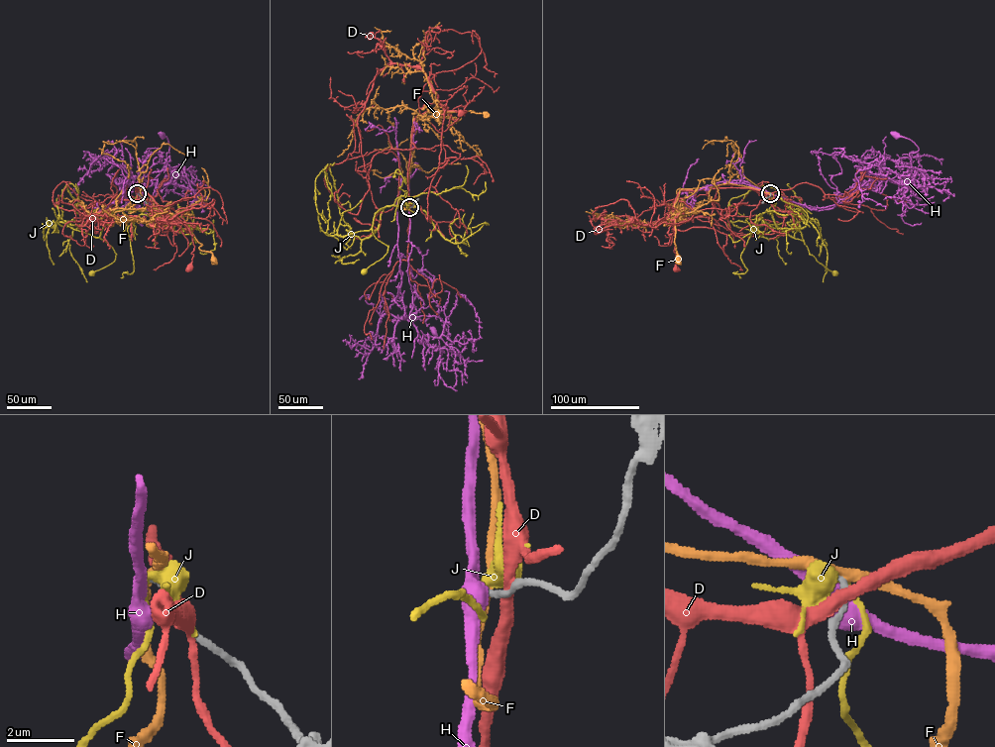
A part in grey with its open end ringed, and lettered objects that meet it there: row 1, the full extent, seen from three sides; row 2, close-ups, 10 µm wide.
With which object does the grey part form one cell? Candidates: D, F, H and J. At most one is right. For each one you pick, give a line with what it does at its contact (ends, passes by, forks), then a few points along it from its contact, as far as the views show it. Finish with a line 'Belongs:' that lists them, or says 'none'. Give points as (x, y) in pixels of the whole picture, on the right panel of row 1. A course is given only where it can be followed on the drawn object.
H: it passes by | via (770, 193), (815, 208), (854, 183), (881, 193), (909, 177), (919, 150), (895, 134)
Belongs: H

